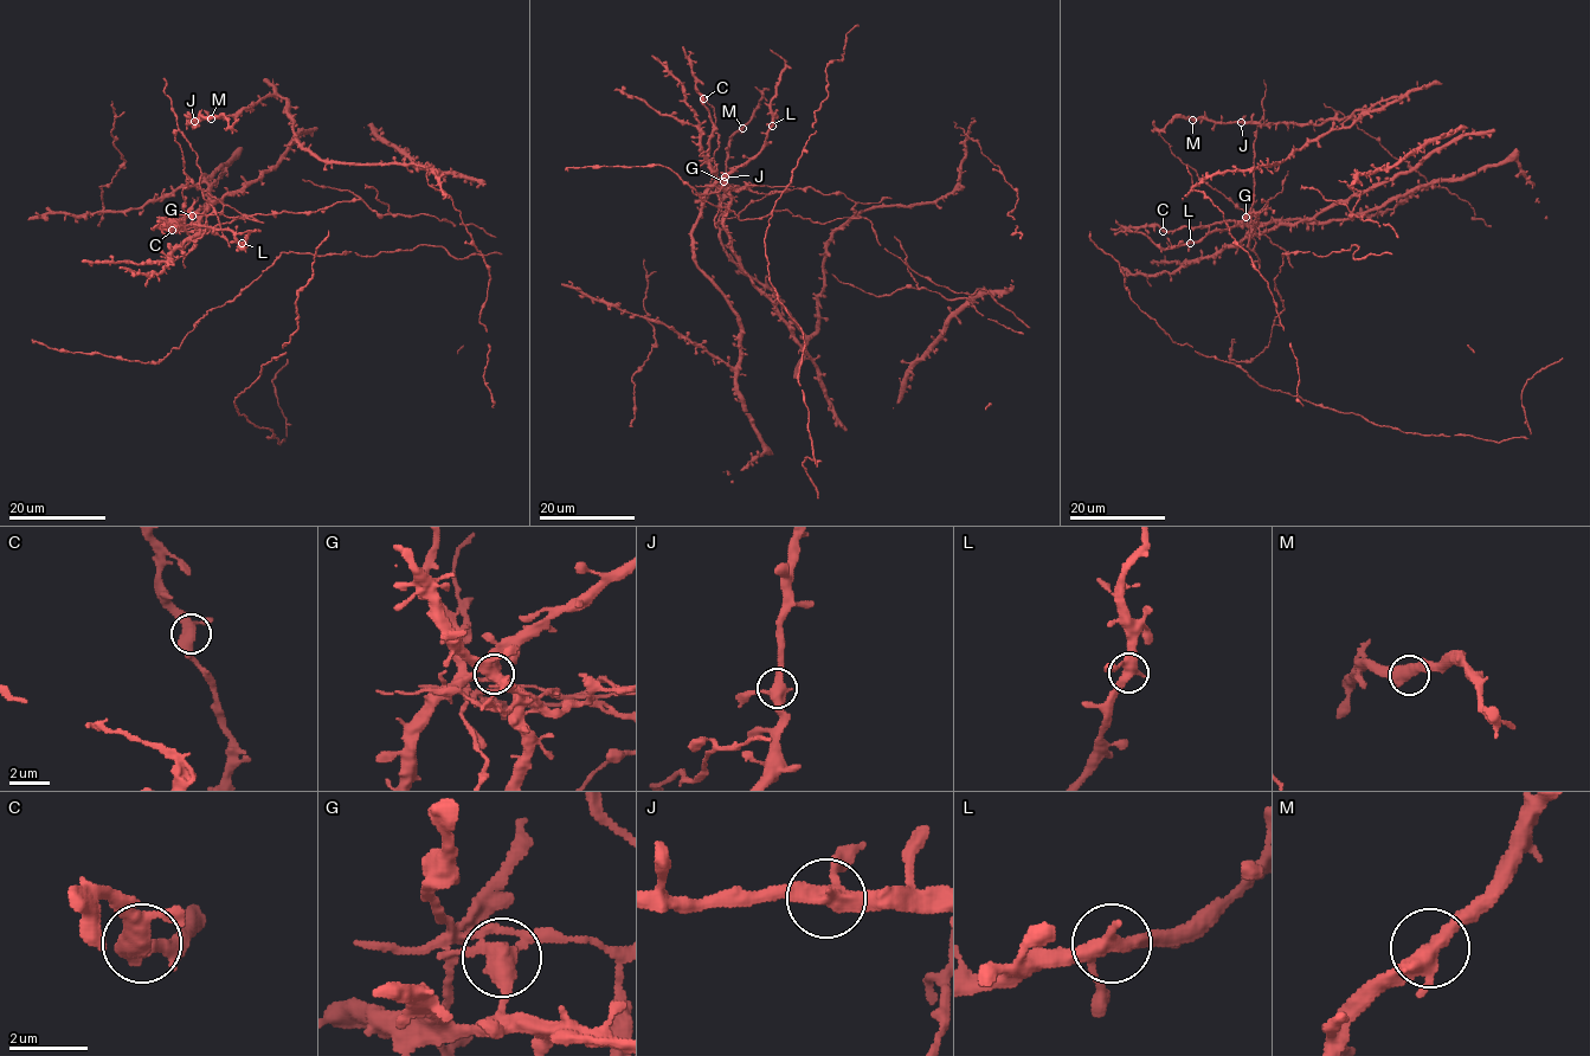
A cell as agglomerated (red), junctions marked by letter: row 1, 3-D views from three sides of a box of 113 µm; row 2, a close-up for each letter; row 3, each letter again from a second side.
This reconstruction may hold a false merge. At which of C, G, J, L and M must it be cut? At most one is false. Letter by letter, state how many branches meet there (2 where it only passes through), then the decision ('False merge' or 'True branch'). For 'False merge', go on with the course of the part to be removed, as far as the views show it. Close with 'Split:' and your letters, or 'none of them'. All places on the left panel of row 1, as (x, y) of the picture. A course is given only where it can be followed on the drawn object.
C: Branches: 3. True branch
G: Branches: 3. False merge
J: Branches: 3. True branch
L: Branches: 3. True branch
M: Branches: 3. True branch
Split: G

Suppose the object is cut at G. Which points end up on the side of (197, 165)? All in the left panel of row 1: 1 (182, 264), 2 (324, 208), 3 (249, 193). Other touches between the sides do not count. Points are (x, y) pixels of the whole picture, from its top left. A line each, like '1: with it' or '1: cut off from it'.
1: with it
2: with it
3: cut off from it

